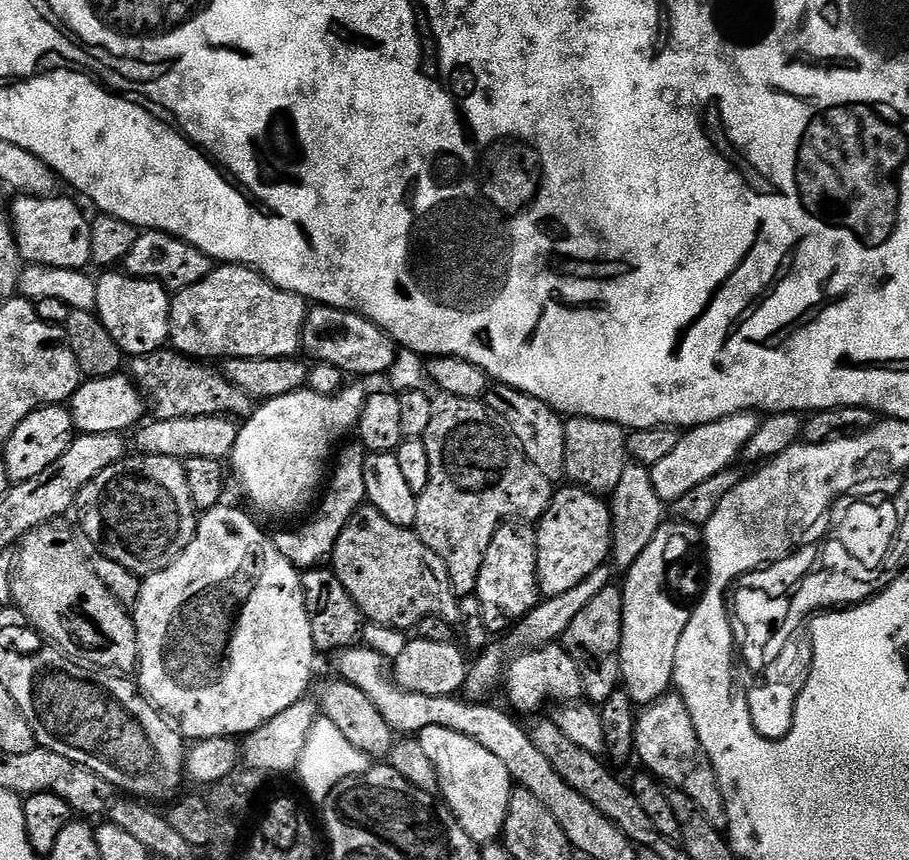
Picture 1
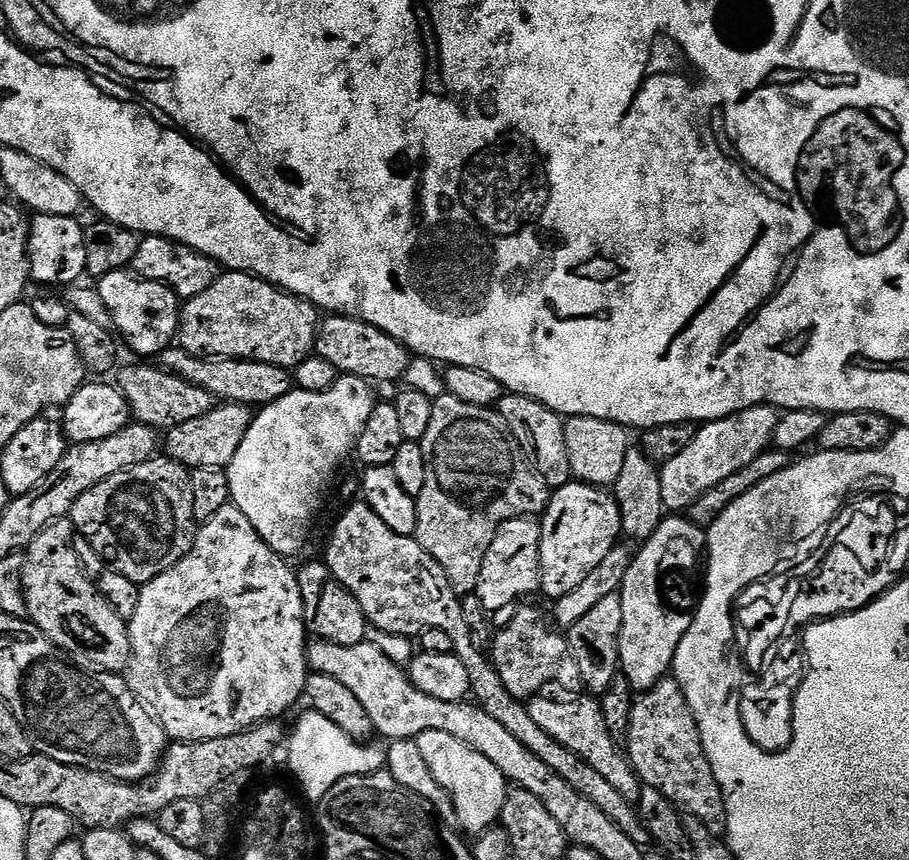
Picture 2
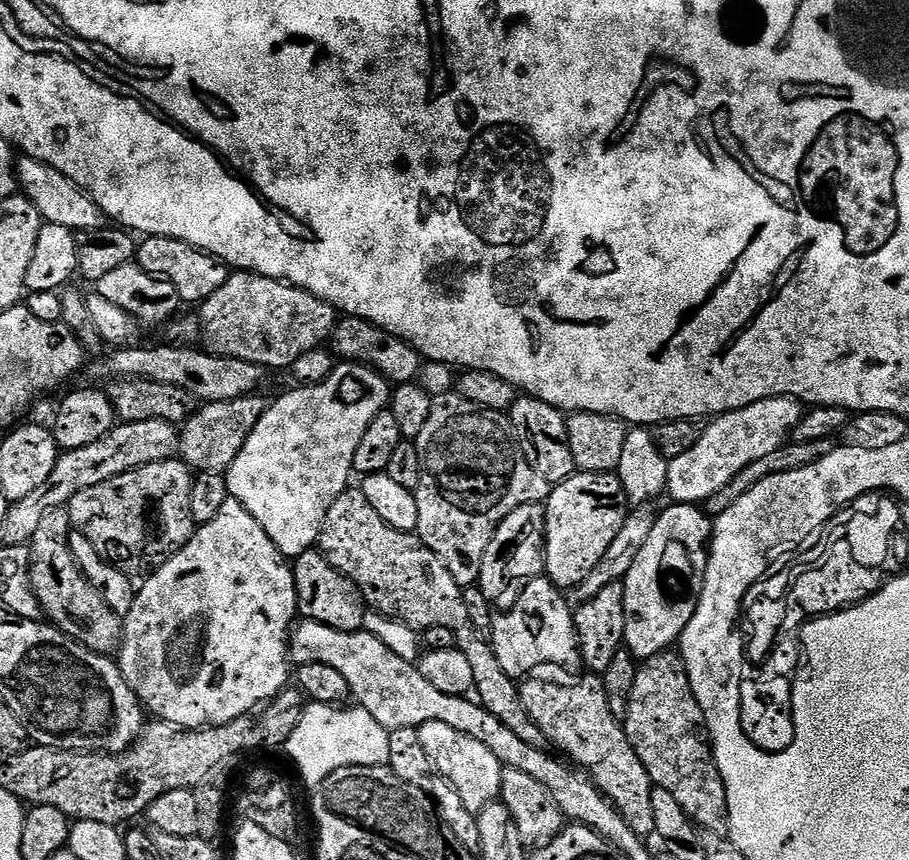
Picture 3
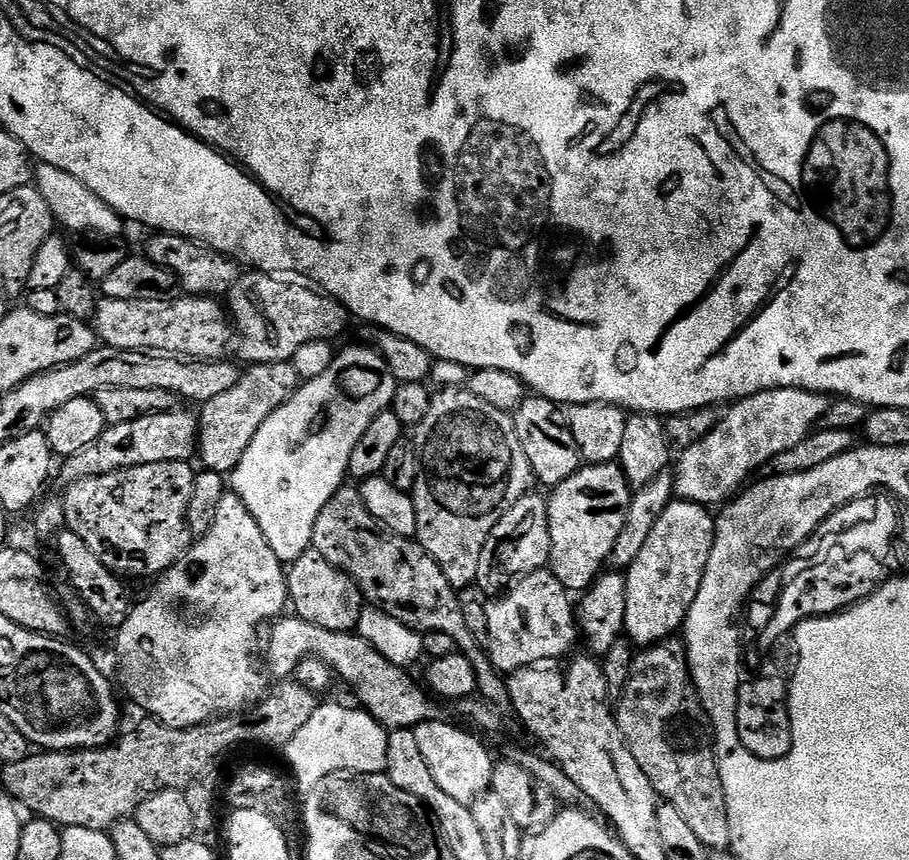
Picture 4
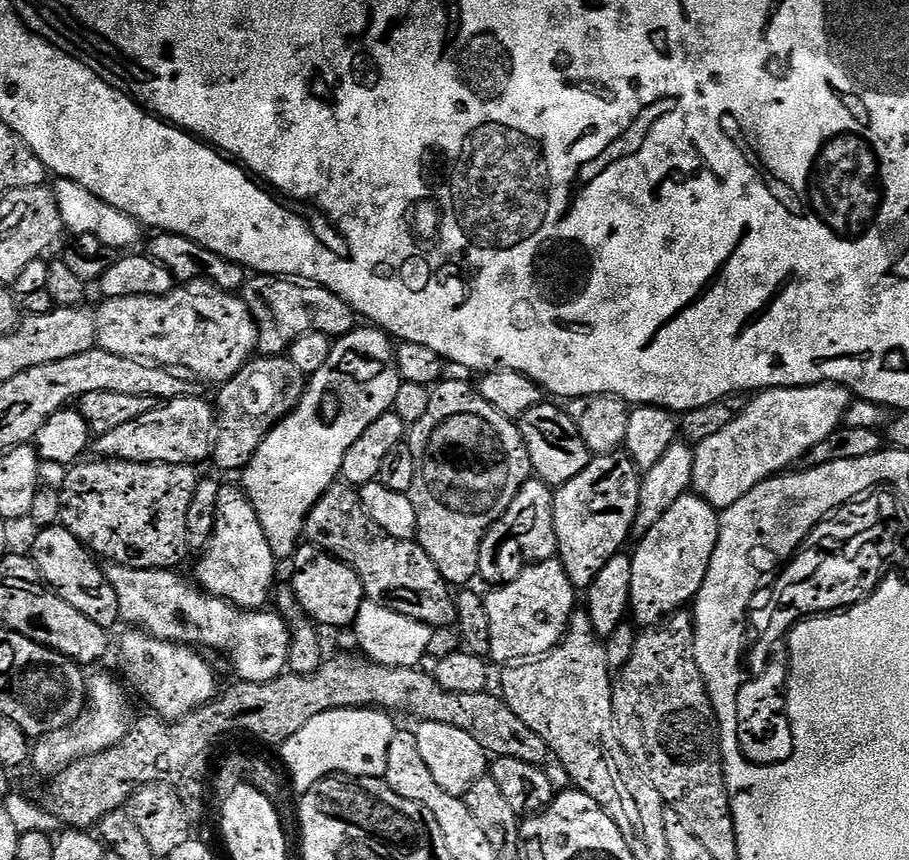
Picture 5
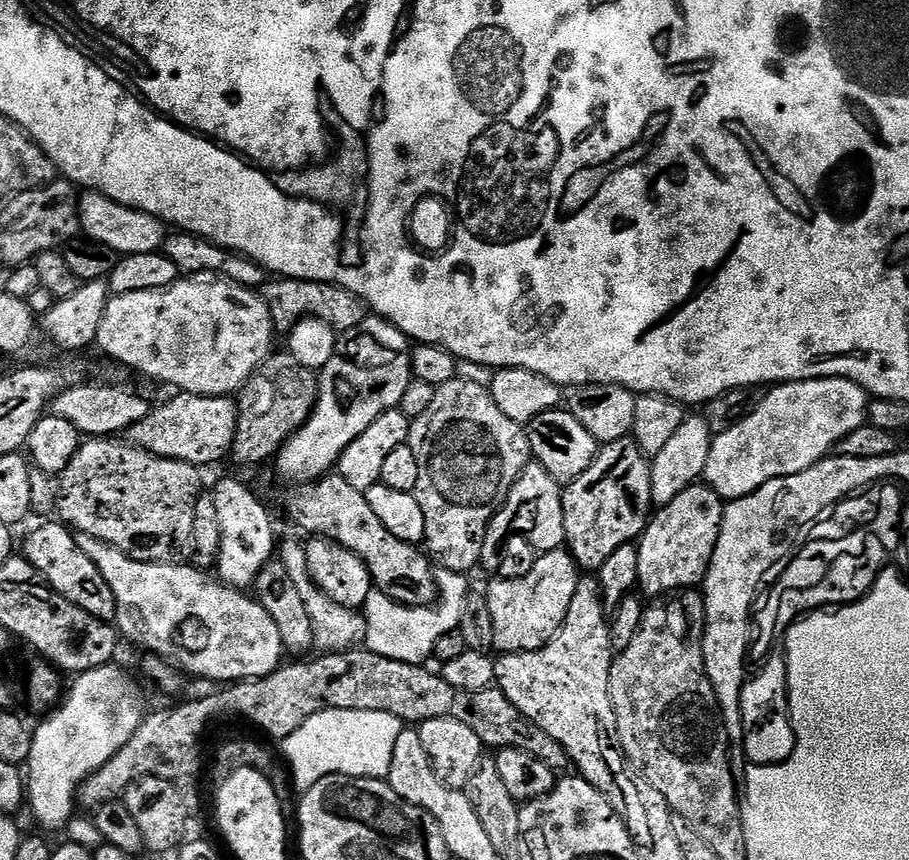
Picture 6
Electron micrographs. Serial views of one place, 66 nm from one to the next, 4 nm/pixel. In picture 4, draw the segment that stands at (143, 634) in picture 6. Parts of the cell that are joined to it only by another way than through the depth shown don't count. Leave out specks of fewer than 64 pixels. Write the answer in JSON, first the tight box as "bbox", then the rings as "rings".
{"bbox":[266,614,433,729],"rings":[[[295,614],[285,615],[283,618],[277,619],[271,625],[272,637],[268,640],[268,660],[266,656],[266,664],[270,669],[271,675],[276,678],[288,678],[293,675],[298,666],[298,662],[302,662],[308,656],[315,656],[316,659],[326,662],[331,666],[333,673],[337,677],[340,676],[356,691],[356,696],[364,711],[377,720],[379,724],[384,725],[385,729],[393,728],[411,728],[415,729],[416,725],[424,723],[425,720],[433,719],[432,704],[428,701],[429,693],[423,687],[419,688],[414,681],[407,675],[405,669],[392,664],[382,655],[377,648],[370,642],[366,642],[366,638],[362,638],[356,632],[335,632],[334,630],[322,630],[322,626],[314,626],[310,622],[306,622],[301,616]]]}

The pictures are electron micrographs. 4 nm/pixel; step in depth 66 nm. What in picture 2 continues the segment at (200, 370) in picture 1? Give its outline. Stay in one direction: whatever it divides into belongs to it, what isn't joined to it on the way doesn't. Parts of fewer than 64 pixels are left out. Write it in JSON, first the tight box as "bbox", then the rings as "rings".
{"bbox":[114,363,214,430],"rings":[[[136,363],[140,364],[128,364],[124,369],[121,367],[115,373],[117,376],[114,376],[120,393],[128,403],[131,419],[135,423],[157,430],[167,430],[174,426],[182,426],[182,422],[190,422],[190,418],[202,418],[202,414],[206,414],[214,407],[213,396],[202,390],[202,386],[194,386],[186,382],[186,378],[175,376],[155,363]]]}

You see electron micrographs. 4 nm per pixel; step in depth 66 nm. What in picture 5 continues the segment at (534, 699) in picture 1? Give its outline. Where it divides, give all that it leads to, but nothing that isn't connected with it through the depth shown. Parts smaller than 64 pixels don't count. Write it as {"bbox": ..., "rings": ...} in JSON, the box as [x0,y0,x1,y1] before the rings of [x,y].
{"bbox":[484,559,578,666],"rings":[[[559,559],[532,562],[527,567],[521,576],[484,596],[486,615],[490,617],[488,656],[493,665],[512,666],[553,652],[568,631],[572,613],[577,611],[578,590],[570,582]]]}

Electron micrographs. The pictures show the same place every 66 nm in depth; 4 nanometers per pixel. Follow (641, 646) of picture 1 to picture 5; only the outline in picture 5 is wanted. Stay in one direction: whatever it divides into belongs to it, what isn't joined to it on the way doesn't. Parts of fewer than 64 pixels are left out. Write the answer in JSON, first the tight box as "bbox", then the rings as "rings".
{"bbox":[630,494,721,626],"rings":[[[689,494],[678,498],[666,514],[644,536],[639,537],[636,552],[631,553],[632,573],[630,574],[630,616],[637,625],[655,626],[667,620],[673,612],[679,612],[695,601],[702,590],[702,582],[706,582],[706,570],[710,570],[710,558],[714,558],[714,550],[720,537],[721,513],[711,508],[700,496]]]}

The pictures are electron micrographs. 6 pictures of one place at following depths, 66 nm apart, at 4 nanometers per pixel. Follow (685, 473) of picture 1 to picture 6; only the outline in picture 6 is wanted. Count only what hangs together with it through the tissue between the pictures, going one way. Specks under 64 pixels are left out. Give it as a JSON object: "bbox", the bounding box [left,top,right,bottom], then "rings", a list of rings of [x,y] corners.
{"bbox":[702,376,869,500],"rings":[[[827,376],[821,380],[790,380],[765,391],[762,402],[746,418],[713,435],[702,480],[721,500],[741,500],[766,482],[802,474],[825,459],[846,434],[854,434],[868,418],[869,393],[853,380]]]}

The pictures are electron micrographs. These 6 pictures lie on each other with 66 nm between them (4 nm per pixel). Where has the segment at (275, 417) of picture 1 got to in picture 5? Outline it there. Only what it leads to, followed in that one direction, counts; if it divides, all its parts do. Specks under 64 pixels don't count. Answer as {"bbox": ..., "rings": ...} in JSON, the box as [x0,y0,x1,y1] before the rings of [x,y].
{"bbox":[242,326,401,562],"rings":[[[357,326],[333,343],[326,366],[311,373],[304,389],[304,397],[300,399],[296,409],[277,422],[262,446],[258,446],[254,458],[243,469],[242,487],[258,514],[258,522],[262,522],[262,530],[277,561],[288,562],[295,556],[305,535],[312,507],[322,498],[322,494],[326,494],[326,490],[330,490],[332,484],[341,479],[340,471],[346,450],[350,450],[350,446],[354,446],[354,442],[362,438],[362,430],[366,430],[370,422],[393,411],[401,383],[393,337],[375,326]]]}

